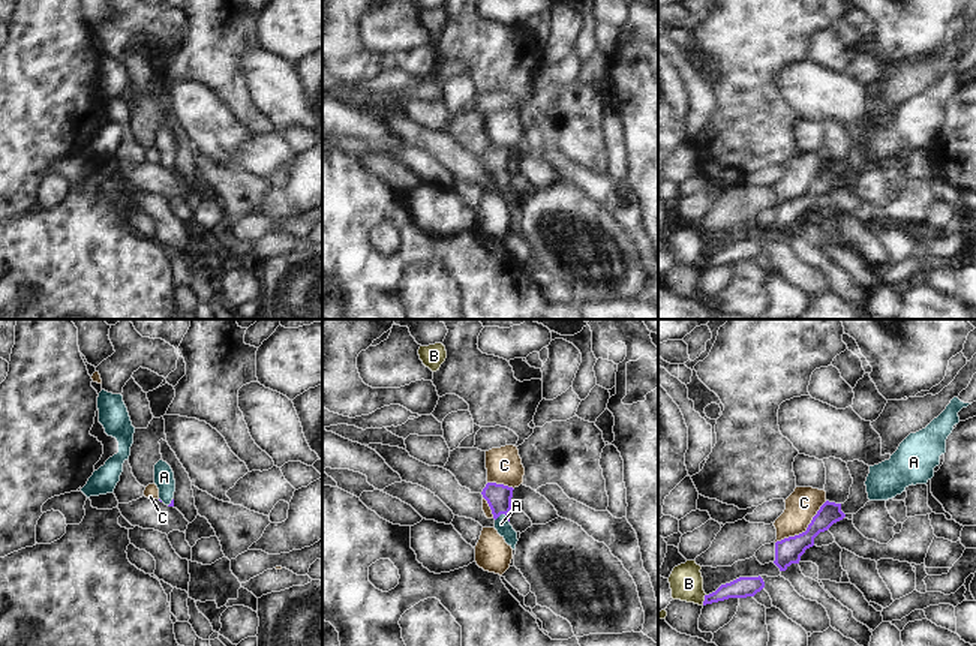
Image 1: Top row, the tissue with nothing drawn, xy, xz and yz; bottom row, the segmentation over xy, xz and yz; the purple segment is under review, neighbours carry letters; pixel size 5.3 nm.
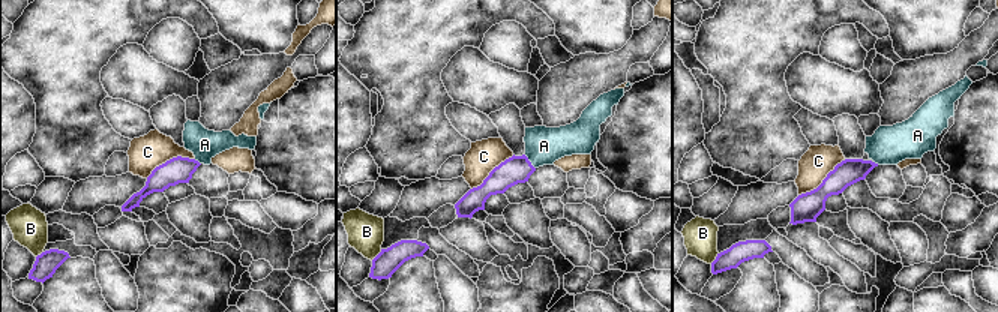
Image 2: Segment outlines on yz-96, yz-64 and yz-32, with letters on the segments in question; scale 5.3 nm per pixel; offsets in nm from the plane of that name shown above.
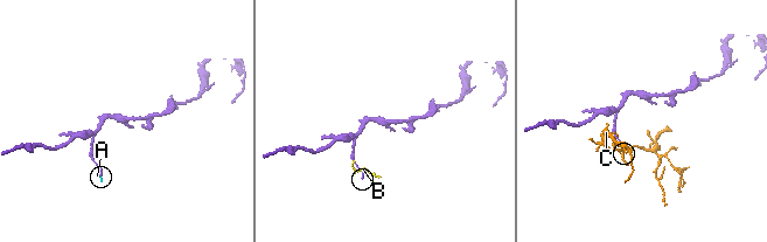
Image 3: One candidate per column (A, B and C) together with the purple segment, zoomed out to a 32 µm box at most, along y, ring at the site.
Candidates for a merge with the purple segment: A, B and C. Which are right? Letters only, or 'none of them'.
A

